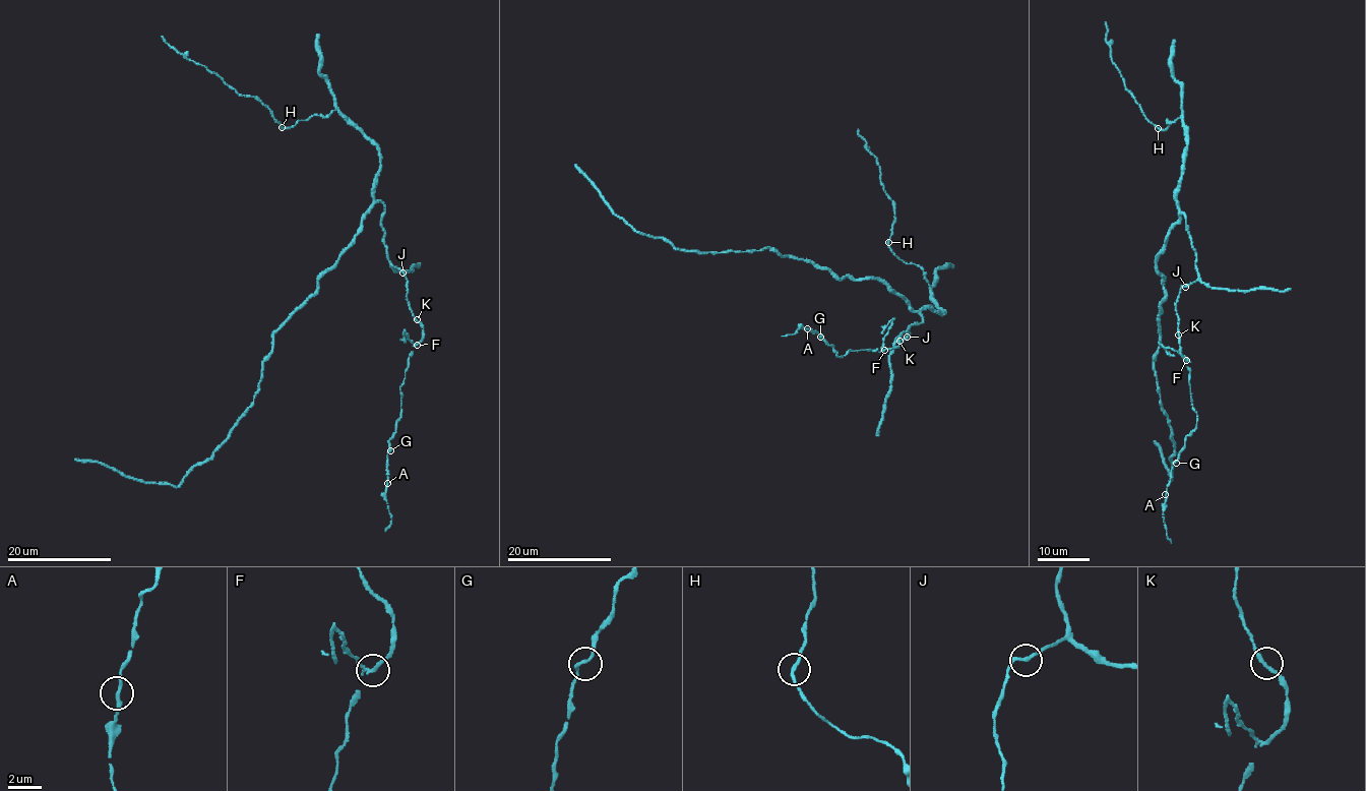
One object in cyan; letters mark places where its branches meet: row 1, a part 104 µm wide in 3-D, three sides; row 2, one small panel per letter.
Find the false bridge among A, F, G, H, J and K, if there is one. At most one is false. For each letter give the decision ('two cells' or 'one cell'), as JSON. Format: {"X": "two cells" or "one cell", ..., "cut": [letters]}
{"A": "one cell", "F": "two cells", "G": "one cell", "H": "one cell", "J": "one cell", "K": "one cell", "cut": ["F"]}

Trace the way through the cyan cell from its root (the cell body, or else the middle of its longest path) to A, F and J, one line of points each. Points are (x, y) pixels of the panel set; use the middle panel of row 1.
A: (895, 294), (923, 320), (895, 338), (909, 333), (898, 336), (899, 346), (836, 357), (807, 328)
F: (895, 294), (904, 297), (923, 320), (895, 338), (901, 341), (909, 333), (898, 336), (899, 346), (884, 350)
J: (895, 294), (904, 297), (923, 320), (910, 325), (895, 341), (907, 337)

